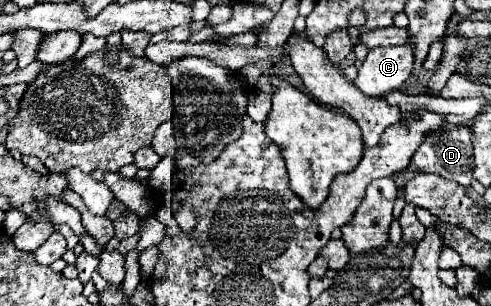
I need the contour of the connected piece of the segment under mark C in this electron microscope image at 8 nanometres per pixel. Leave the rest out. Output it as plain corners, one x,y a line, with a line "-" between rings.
403,43
397,47
375,47
365,57
355,87
365,95
387,95
393,89
399,89
413,71
413,47

